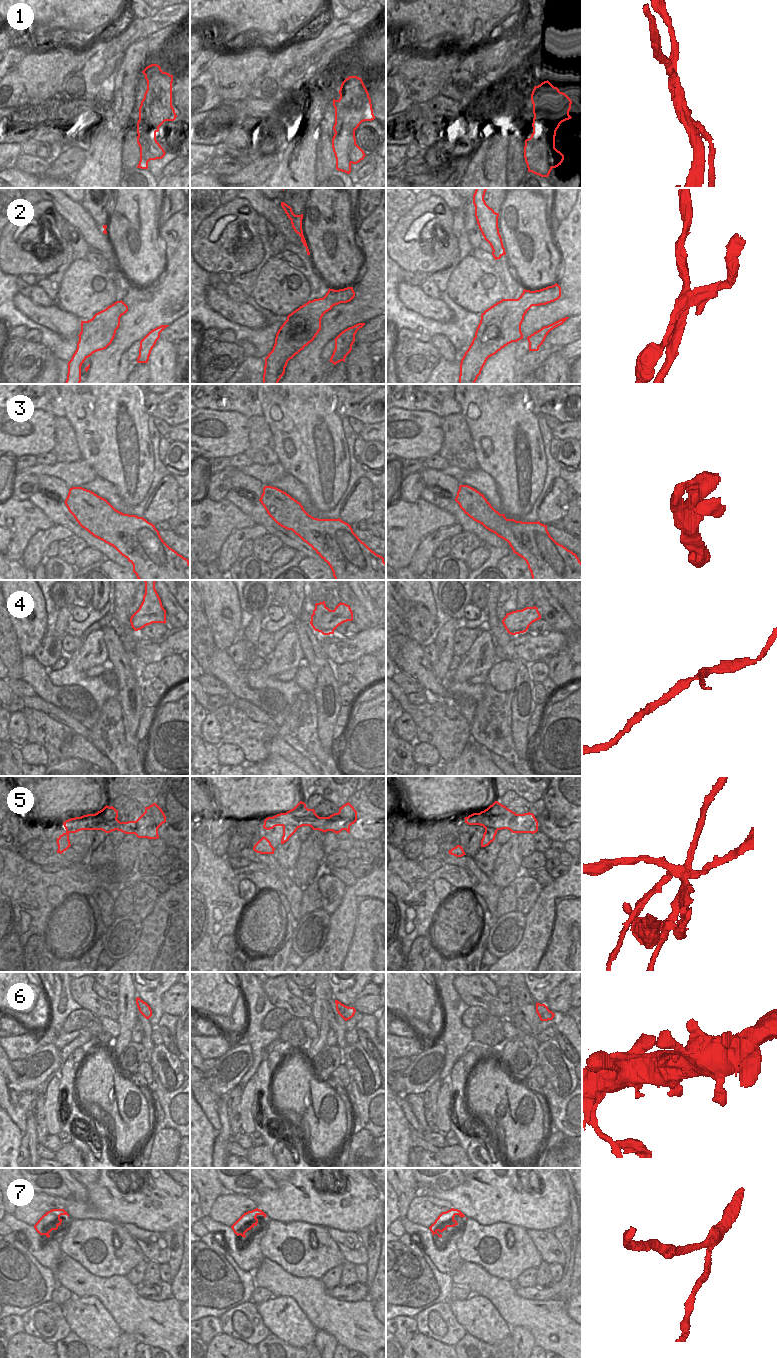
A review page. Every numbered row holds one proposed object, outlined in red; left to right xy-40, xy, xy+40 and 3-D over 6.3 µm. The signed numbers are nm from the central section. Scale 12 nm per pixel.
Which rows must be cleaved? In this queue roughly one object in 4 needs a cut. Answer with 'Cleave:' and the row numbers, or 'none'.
Cleave: 1, 2, 5

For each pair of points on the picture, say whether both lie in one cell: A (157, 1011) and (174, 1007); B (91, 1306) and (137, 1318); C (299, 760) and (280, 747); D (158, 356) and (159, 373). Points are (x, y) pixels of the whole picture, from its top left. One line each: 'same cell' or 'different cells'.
A: different cells
B: different cells
C: same cell
D: same cell

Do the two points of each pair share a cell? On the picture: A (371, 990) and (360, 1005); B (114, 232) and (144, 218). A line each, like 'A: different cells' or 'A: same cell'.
A: same cell
B: same cell

